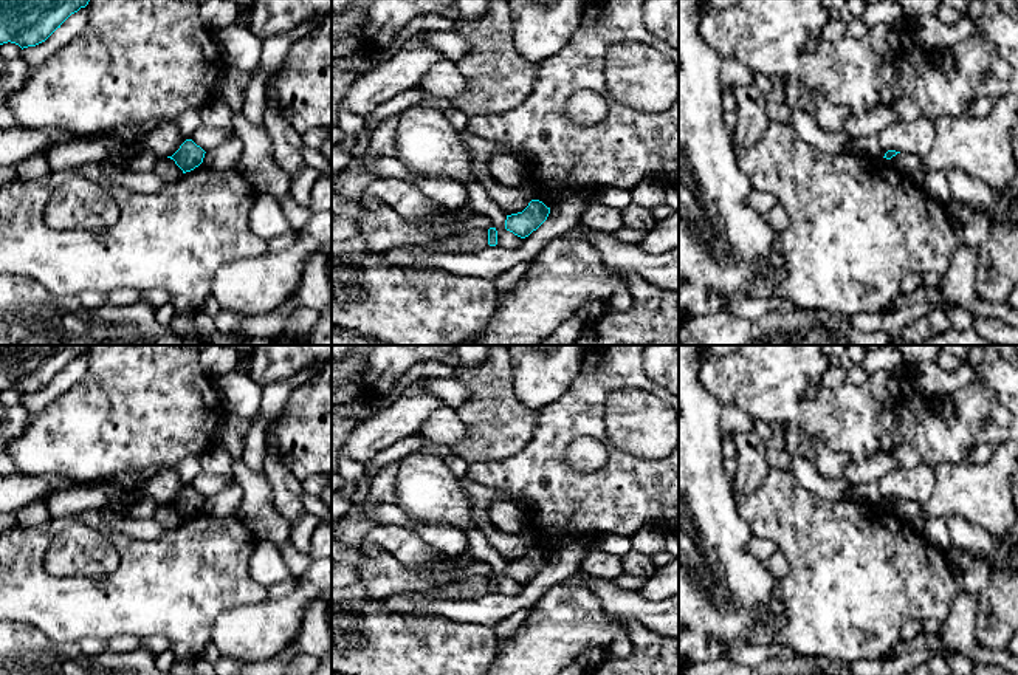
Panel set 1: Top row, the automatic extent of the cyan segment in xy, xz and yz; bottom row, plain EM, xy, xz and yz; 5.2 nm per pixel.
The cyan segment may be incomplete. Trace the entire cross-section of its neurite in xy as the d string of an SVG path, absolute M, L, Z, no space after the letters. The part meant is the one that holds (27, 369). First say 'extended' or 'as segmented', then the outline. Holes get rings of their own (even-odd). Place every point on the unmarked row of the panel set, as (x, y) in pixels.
as segmented | M0 345L0 392L11 389L22 396L36 393L88 348L90 345Z

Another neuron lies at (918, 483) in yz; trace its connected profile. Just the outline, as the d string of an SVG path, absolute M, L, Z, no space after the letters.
M919 463L913 469L892 471L882 478L851 488L851 499L865 503L885 503L888 497L917 502L925 506L934 492L933 466Z

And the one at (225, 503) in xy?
M234 480L222 492L205 500L203 512L215 517L236 516L243 499L242 486Z

